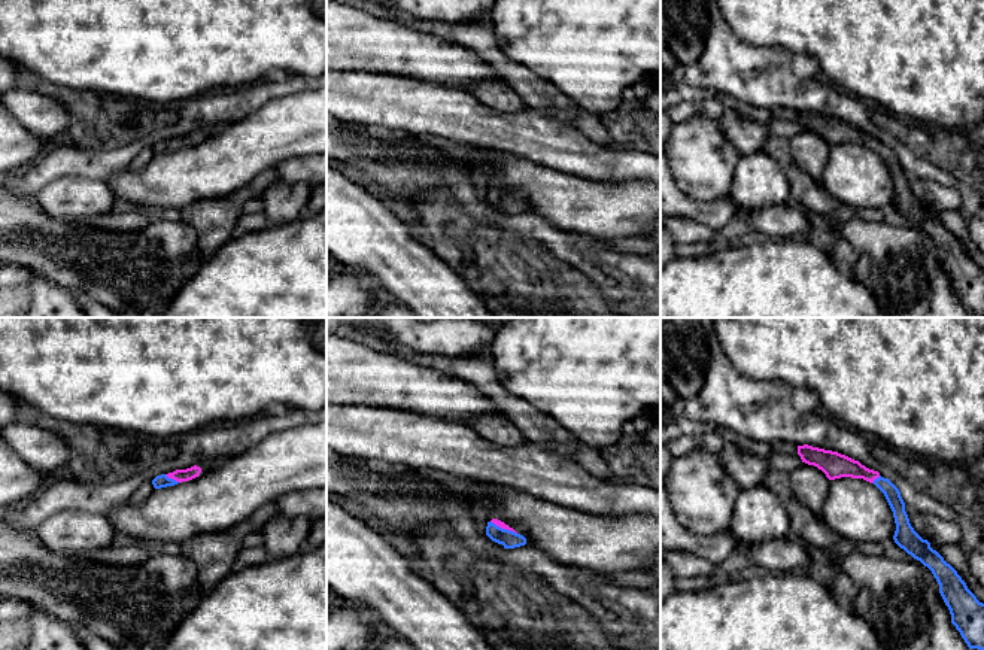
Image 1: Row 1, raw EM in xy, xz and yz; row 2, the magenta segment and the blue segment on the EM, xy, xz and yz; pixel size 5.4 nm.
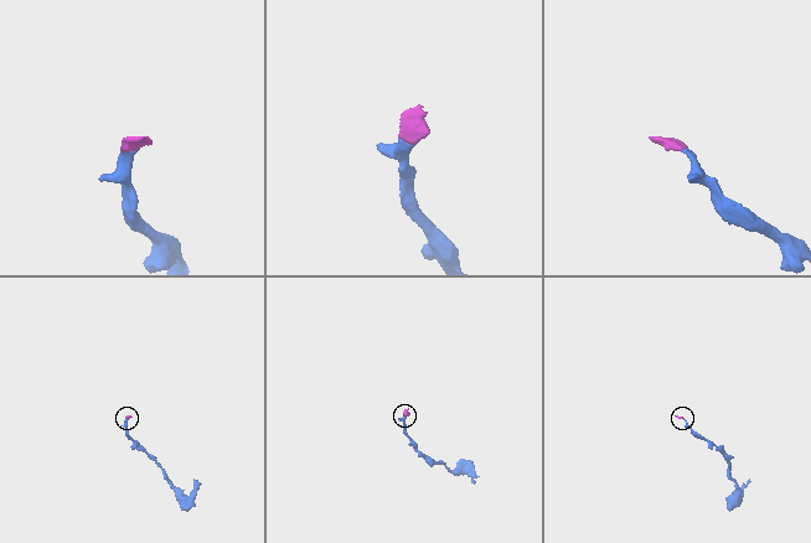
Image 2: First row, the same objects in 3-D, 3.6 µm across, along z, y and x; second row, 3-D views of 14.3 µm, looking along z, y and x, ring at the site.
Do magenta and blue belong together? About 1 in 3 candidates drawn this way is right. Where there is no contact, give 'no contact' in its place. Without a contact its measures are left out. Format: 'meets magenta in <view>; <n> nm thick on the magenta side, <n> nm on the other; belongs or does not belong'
meets magenta in xy; 70 nm thick on the magenta side, 70 nm on the other; belongs

